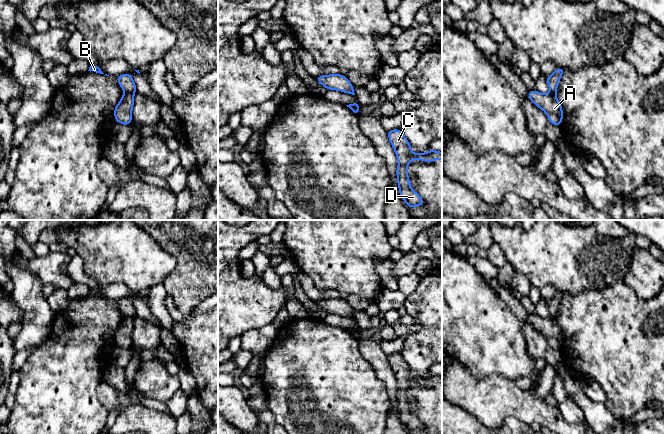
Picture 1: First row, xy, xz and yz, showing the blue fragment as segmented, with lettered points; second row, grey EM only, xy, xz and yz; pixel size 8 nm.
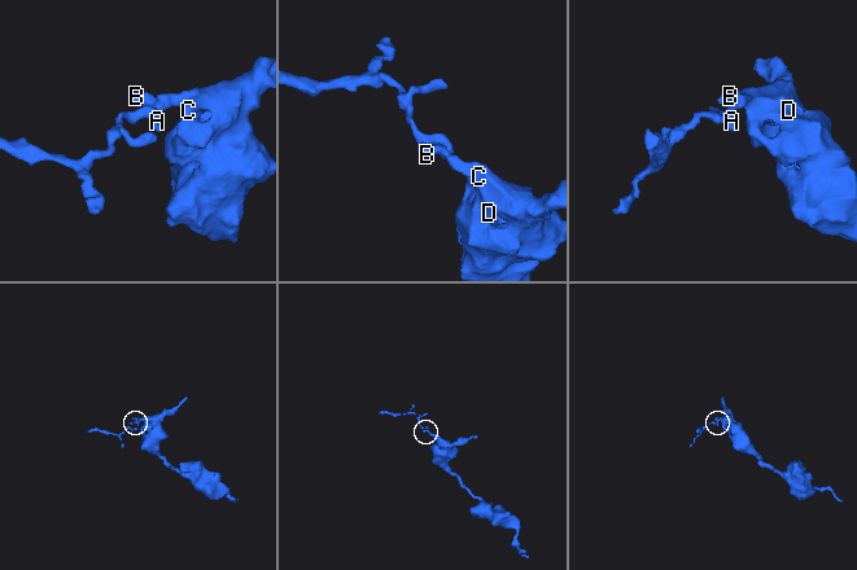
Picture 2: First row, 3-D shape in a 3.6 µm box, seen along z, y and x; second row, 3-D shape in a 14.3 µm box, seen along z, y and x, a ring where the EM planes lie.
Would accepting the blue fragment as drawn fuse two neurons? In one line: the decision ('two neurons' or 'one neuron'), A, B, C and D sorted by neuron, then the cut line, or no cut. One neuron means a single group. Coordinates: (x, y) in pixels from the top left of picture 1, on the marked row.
two neurons; A / B C D; cut in xy along (125, 91), (133, 94)

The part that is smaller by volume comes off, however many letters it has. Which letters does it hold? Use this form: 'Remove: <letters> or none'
Remove: A

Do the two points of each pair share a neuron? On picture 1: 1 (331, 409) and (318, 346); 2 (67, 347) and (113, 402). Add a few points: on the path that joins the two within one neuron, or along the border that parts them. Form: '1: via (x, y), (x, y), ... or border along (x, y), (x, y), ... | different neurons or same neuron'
1: via (324, 393), (318, 385), (318, 362) | same neuron
2: border along (103, 378), (97, 386), (96, 396), (104, 407) | different neurons

